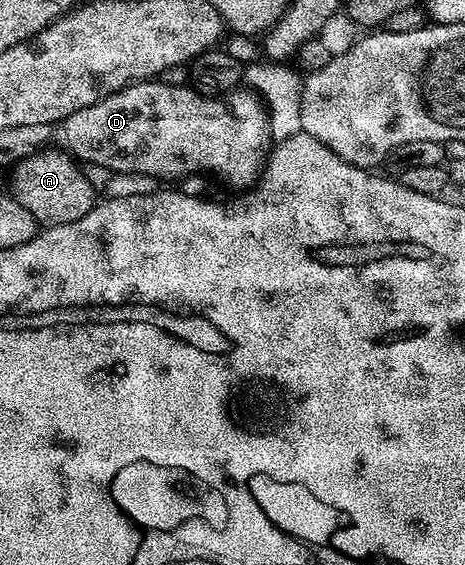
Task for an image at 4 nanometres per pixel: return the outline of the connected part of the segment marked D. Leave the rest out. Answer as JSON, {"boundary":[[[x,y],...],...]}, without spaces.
{"boundary":[[[166,81],[132,83],[63,119],[60,139],[62,135],[65,150],[75,160],[103,167],[106,173],[140,173],[155,181],[186,179],[189,175],[215,175],[228,186],[238,187],[234,189],[253,187],[272,150],[270,117],[265,102],[250,89],[235,89],[219,97],[202,95],[190,85],[181,87],[178,83],[162,82]]]}

